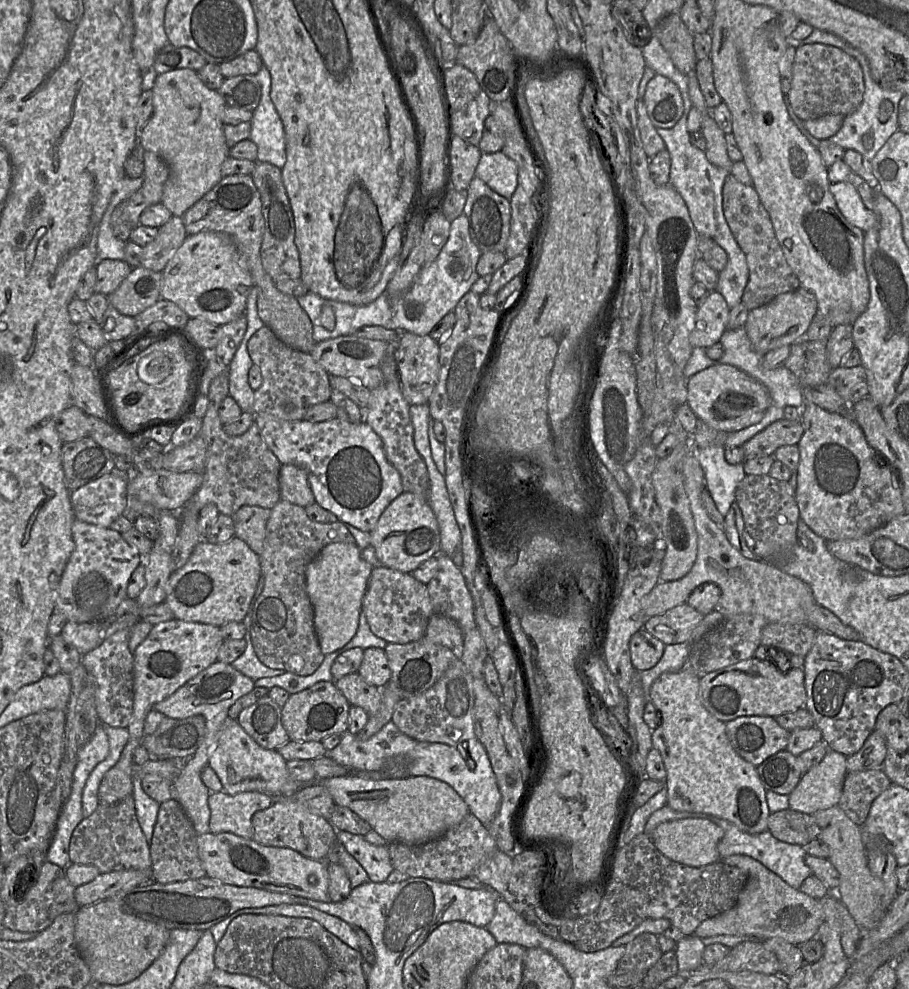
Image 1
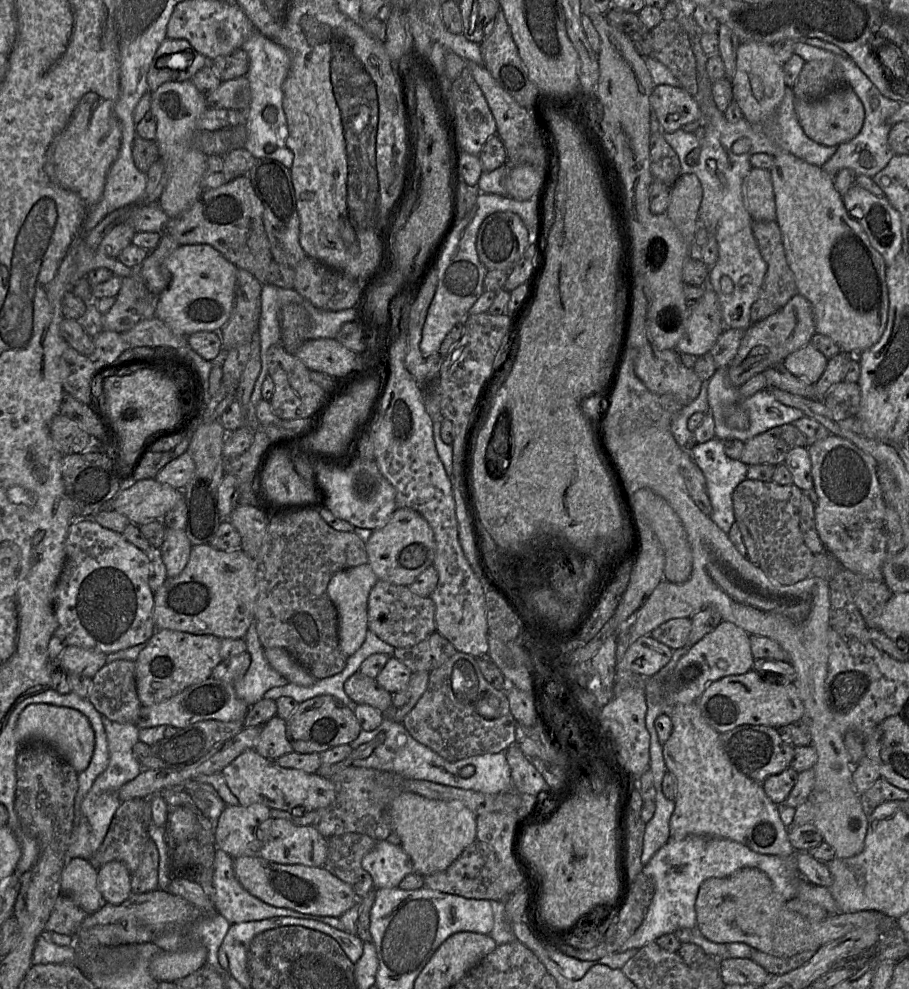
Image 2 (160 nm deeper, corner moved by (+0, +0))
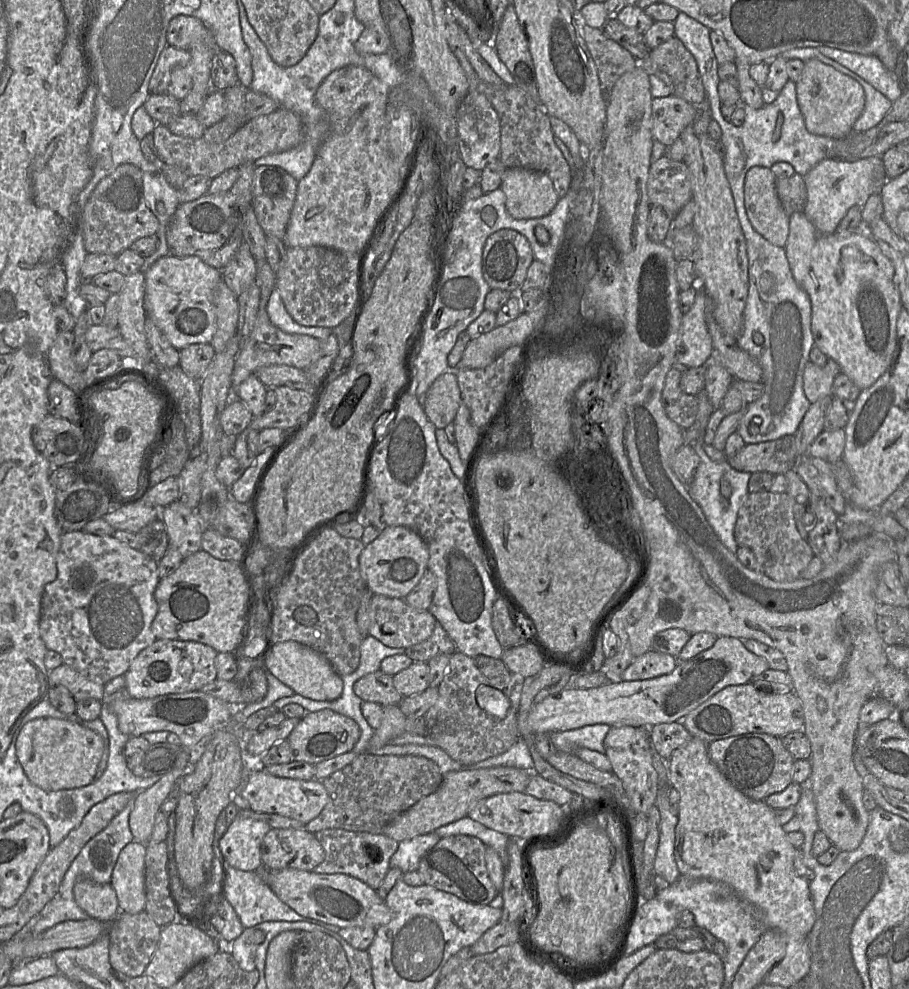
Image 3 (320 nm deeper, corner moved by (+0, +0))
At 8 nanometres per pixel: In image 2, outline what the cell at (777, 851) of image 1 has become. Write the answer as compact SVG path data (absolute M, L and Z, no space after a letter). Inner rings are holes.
M689 835L684 839L670 838L644 866L643 873L653 879L655 892L646 916L636 932L618 949L640 949L666 933L679 928L696 929L696 898L700 885L710 877L725 878L742 868L756 868L765 873L778 896L784 901L797 896L799 874L796 853L788 858L761 854L738 842L714 836Z

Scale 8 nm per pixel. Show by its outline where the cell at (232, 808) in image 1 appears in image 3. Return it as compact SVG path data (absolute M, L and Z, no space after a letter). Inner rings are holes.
M239 815L220 839L220 849L226 864L259 873L262 867L261 844L268 831L268 823Z

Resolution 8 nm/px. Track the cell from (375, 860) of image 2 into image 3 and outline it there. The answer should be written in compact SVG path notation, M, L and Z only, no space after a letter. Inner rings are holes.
M429 833L399 842L397 851L390 859L390 868L399 868L404 874L417 871L422 857L441 839L441 836L436 835L435 833Z

